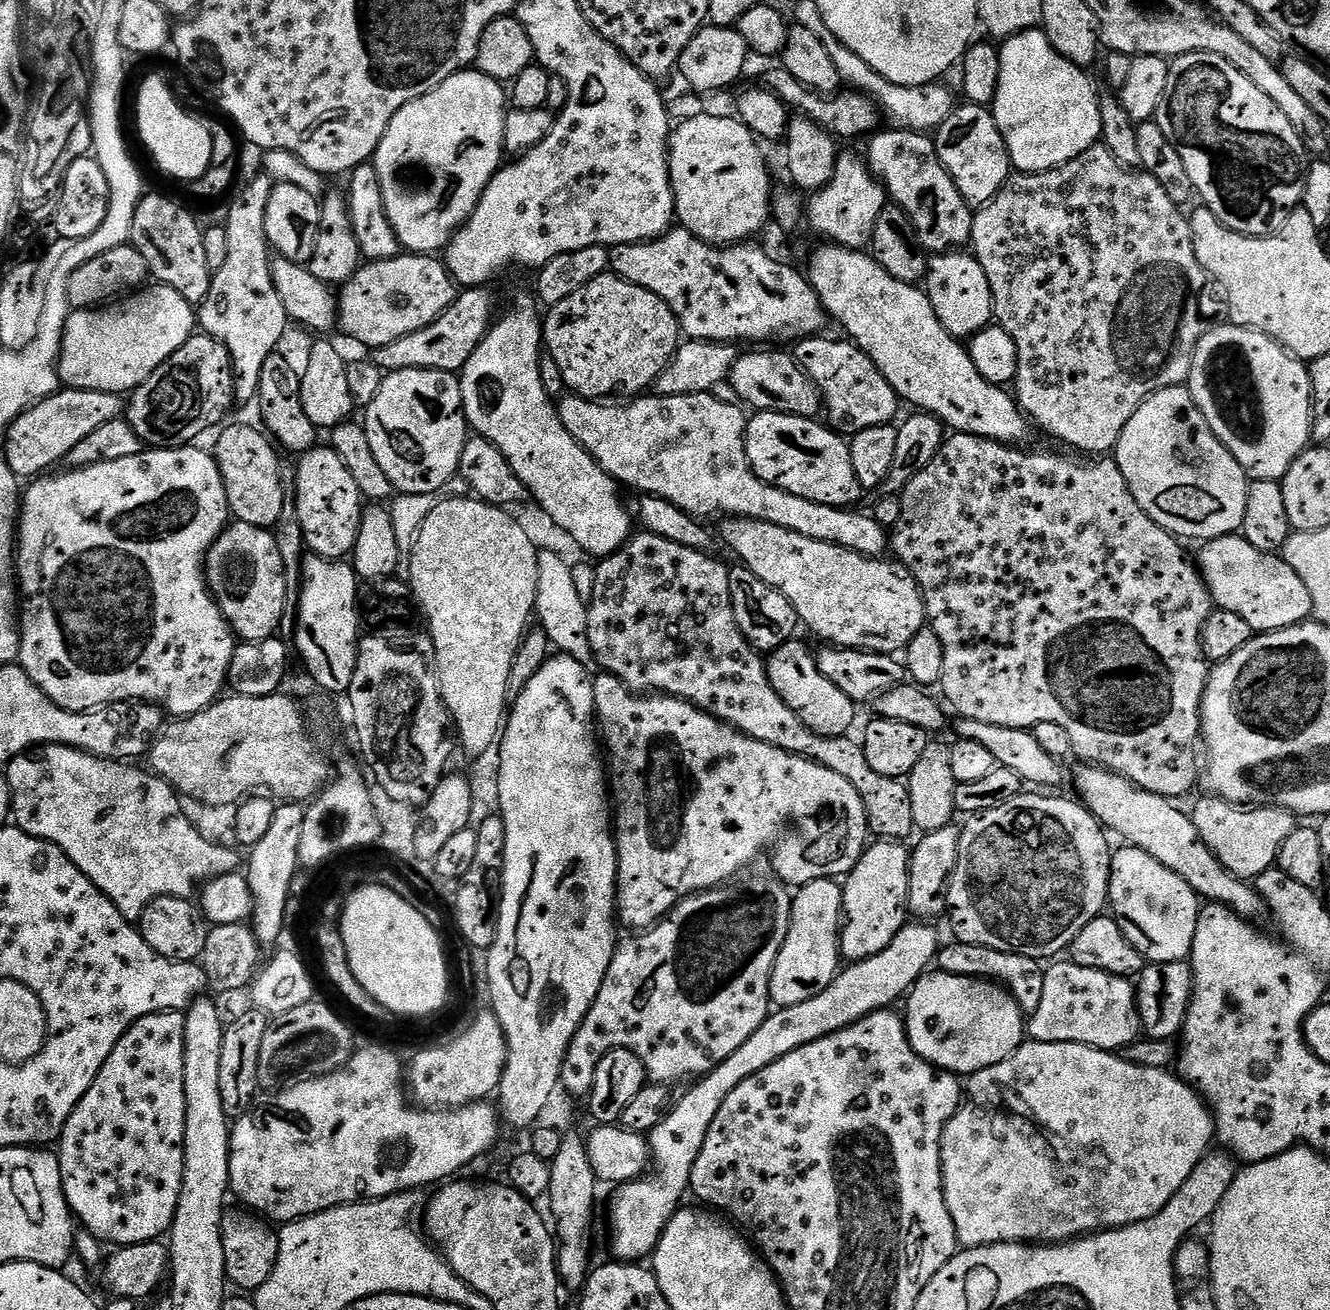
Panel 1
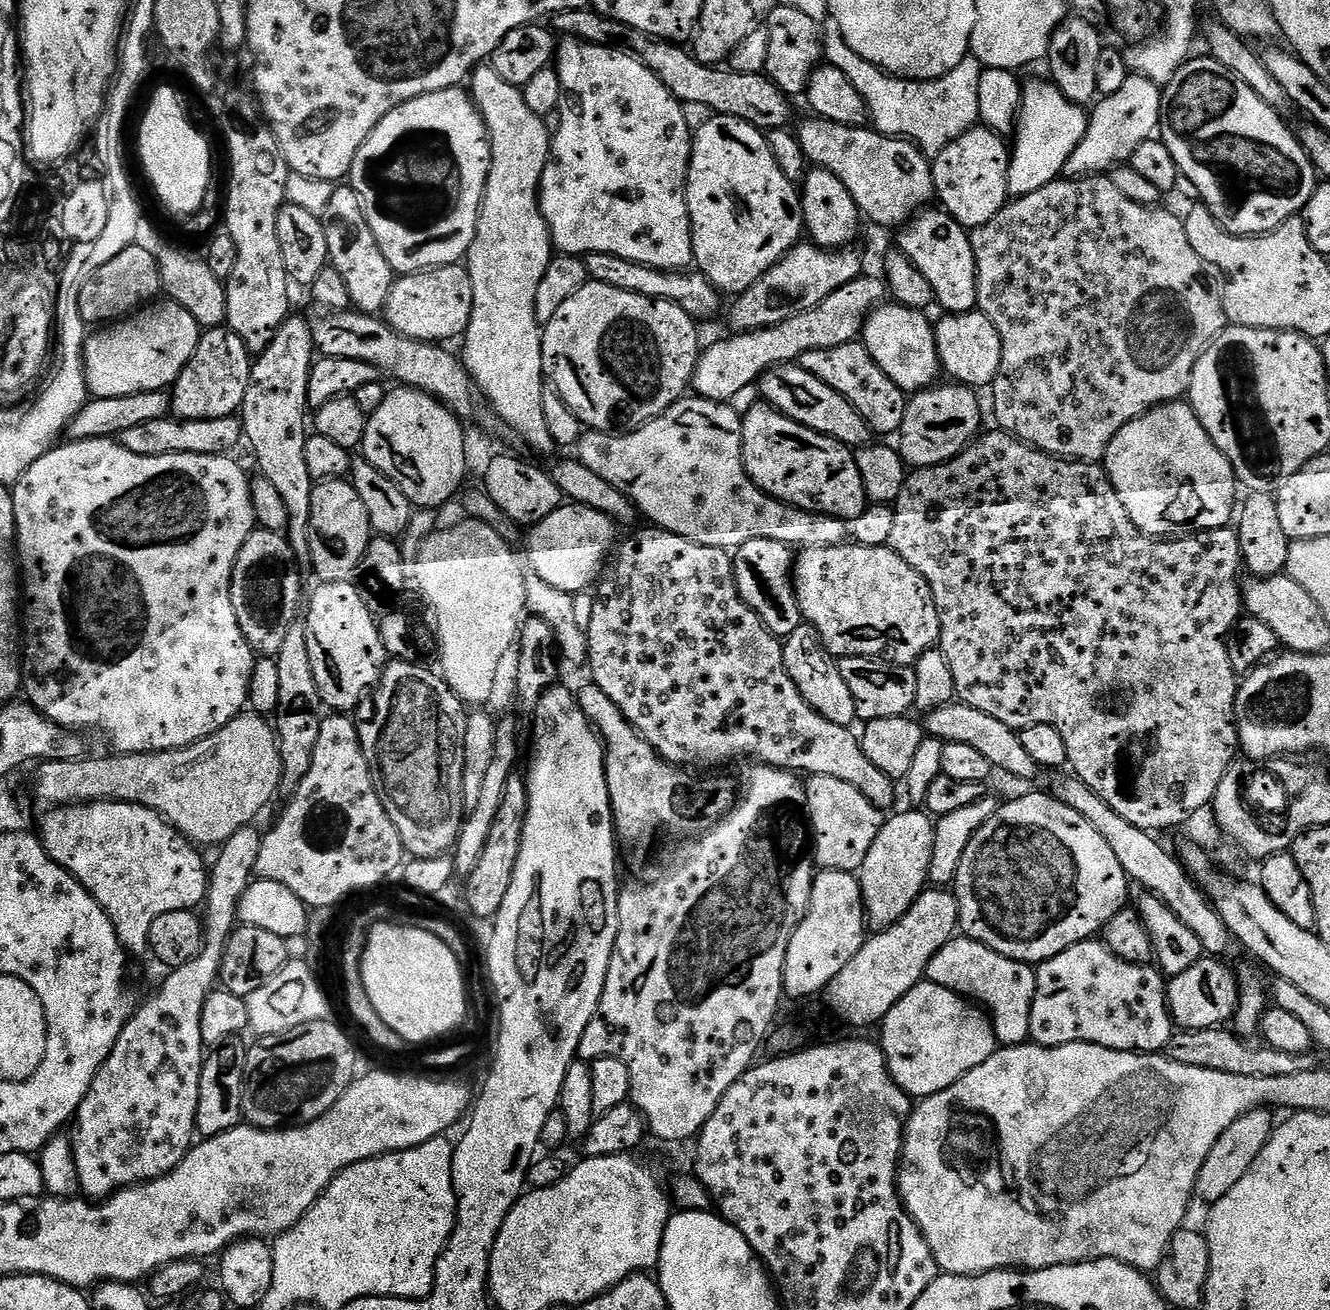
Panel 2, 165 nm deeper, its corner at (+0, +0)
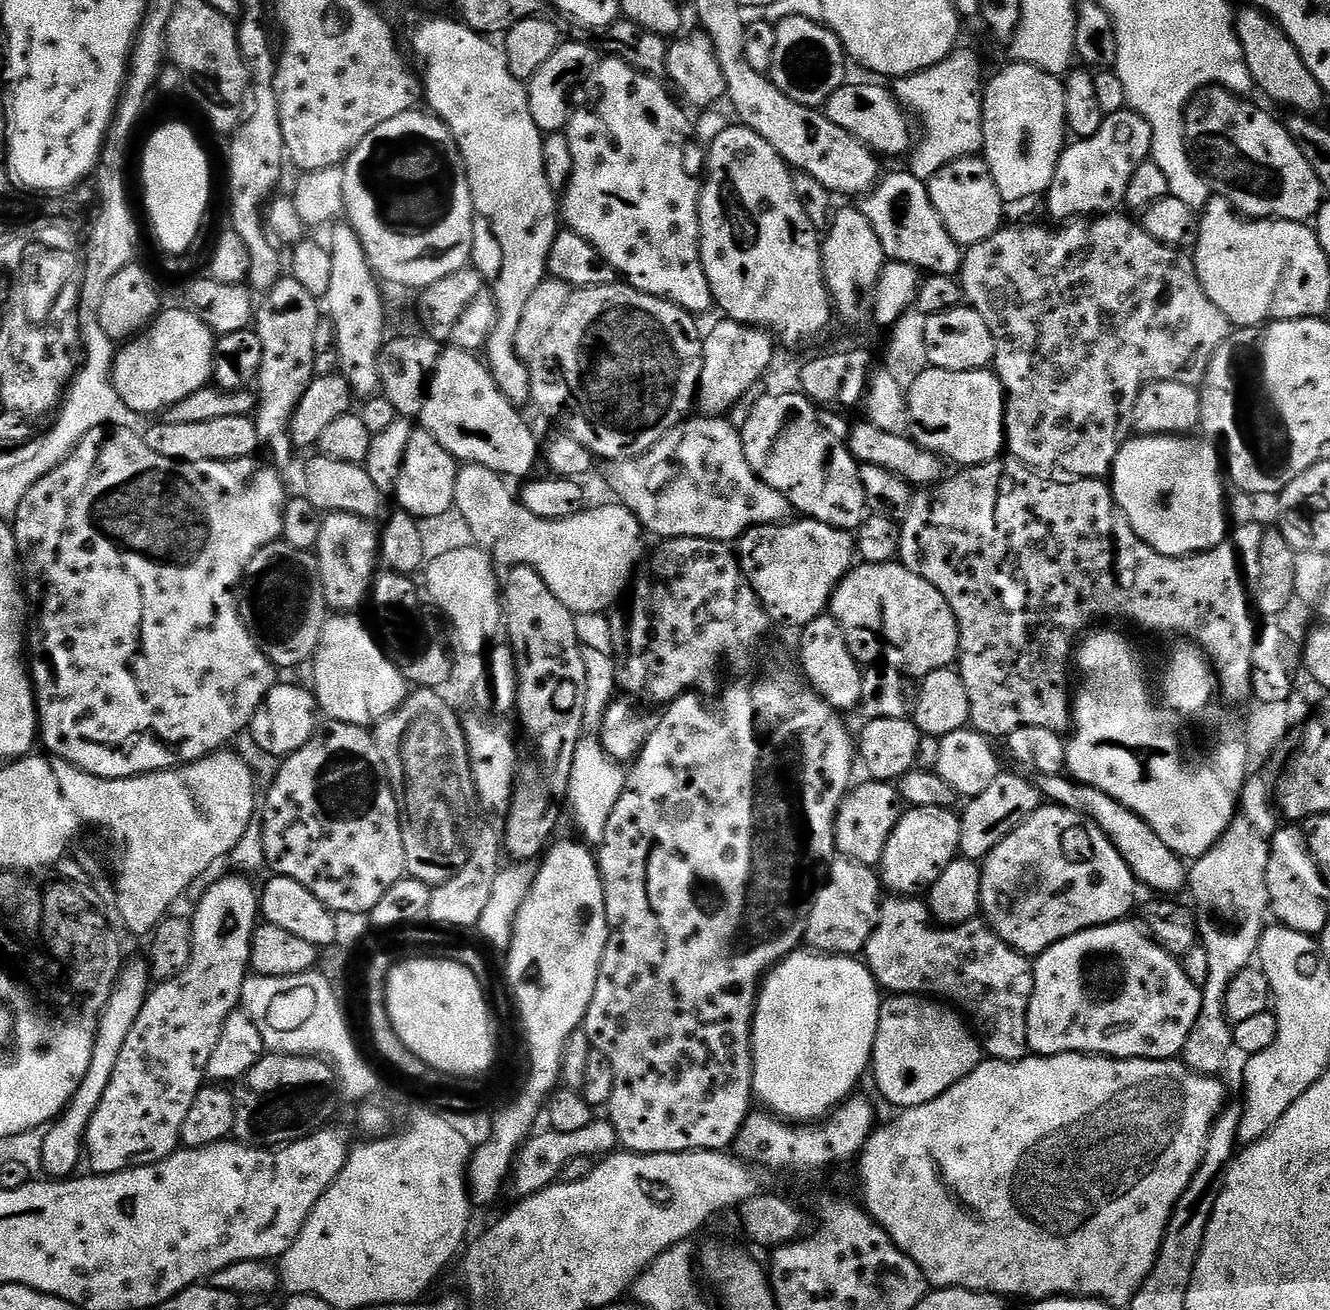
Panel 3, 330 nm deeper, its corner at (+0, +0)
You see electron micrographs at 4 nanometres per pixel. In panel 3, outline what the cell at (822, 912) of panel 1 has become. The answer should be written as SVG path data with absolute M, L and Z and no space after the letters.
M833 859L826 879L812 901L808 925L804 927L803 943L811 951L825 956L855 957L863 953L880 917L880 892L882 885L879 875L869 865L859 864L856 860Z

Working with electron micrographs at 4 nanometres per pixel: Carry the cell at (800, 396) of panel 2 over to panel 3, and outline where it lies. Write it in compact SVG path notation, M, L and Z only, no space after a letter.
M824 410L820 412L820 423L834 438L846 441L849 452L853 458L860 464L869 464L870 466L882 466L882 470L890 470L890 474L898 474L898 478L905 480L907 484L913 486L927 486L936 484L943 480L946 475L945 461L939 456L935 456L930 450L918 446L907 435L886 434L886 430L878 430L868 420L857 419L853 426L847 420L847 415L841 414L836 410Z

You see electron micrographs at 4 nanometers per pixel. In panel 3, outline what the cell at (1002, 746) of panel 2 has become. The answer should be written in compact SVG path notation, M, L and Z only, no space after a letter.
M1067 774L1036 776L1034 783L1045 801L1058 808L1074 810L1088 820L1094 821L1098 830L1102 830L1102 834L1106 834L1106 838L1118 850L1118 854L1122 854L1126 866L1130 866L1134 874L1137 885L1144 887L1145 884L1146 887L1156 891L1153 893L1164 898L1175 897L1177 895L1175 892L1183 893L1187 889L1188 868L1185 861L1177 856L1174 850L1170 850L1170 846L1166 846L1166 842L1162 842L1158 834L1154 834L1154 830L1142 817L1122 806L1122 802L1110 798L1110 794L1102 794L1102 790L1094 786L1078 783Z

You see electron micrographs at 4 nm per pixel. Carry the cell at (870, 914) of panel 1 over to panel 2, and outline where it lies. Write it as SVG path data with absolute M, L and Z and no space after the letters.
M912 811L916 812L900 812L885 819L878 830L878 838L874 838L874 846L870 846L870 854L866 854L866 862L862 862L858 870L869 929L883 930L894 926L929 887L928 871L930 858L934 858L936 825L927 811Z

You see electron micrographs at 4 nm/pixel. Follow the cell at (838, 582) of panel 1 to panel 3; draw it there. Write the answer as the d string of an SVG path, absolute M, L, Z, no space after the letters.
M899 562L887 564L857 563L852 571L846 573L845 576L840 579L840 583L837 584L836 589L833 590L830 615L838 622L838 626L842 630L842 638L846 640L846 646L850 650L850 654L861 665L872 666L877 662L883 662L887 667L896 668L906 676L922 678L934 670L951 668L957 663L960 654L958 622L954 618L954 610L950 610L950 602L946 602L946 598L942 598L942 594L938 590L934 590L934 586L930 586L930 582L926 582L926 578L918 578L918 574L914 574L905 564Z

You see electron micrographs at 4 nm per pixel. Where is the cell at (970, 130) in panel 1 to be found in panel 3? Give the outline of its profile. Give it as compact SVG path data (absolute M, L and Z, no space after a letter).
M983 155L958 158L934 178L926 181L930 202L934 202L934 210L938 210L938 218L950 230L950 238L961 246L977 244L990 238L1005 223L1004 208L1006 202L1002 194L998 194L998 186L994 186L994 174L990 174L990 166L985 162Z

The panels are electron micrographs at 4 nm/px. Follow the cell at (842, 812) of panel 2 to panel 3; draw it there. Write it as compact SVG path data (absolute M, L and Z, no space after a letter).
M878 780L863 783L857 783L849 791L836 812L836 851L845 860L876 866L882 858L882 850L886 850L886 842L894 826L900 820L902 801L891 783Z

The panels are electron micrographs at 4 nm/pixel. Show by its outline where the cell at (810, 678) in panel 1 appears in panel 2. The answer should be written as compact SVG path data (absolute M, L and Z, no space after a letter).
M801 622L798 630L794 630L794 634L790 634L783 641L783 646L786 670L790 678L794 678L798 694L802 694L802 698L810 702L815 712L822 714L822 718L843 728L855 725L857 718L854 697L842 678L839 663L824 649L818 630L814 630L814 626L810 626L807 622Z

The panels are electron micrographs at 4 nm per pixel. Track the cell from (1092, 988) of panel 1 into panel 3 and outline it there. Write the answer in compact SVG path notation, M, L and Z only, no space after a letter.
M1125 918L1117 920L1114 924L1103 924L1097 928L1087 928L1078 934L1074 934L1070 938L1062 938L1062 942L1058 942L1054 946L1050 946L1042 953L1042 955L1035 957L1034 967L1032 973L1034 974L1034 990L1030 998L1030 1006L1028 1007L1028 1047L1035 1055L1038 1056L1057 1056L1063 1052L1083 1052L1093 1056L1111 1056L1118 1060L1175 1060L1183 1053L1186 1046L1186 1038L1190 1038L1190 1030L1194 1030L1194 1022L1198 1022L1198 1010L1202 1010L1202 989L1194 986L1194 982L1190 982L1190 978L1186 978L1186 970L1183 963L1177 957L1171 956L1165 948L1160 948L1158 942L1154 942L1152 937L1148 935L1147 931L1139 923L1131 924L1131 919Z

